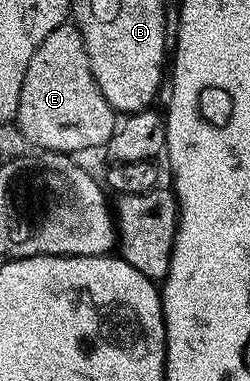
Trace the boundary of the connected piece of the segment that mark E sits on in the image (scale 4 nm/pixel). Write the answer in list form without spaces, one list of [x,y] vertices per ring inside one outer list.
[[[77,26],[56,29],[35,54],[24,82],[17,124],[23,138],[43,152],[78,154],[74,152],[105,149],[114,137],[116,113],[98,88]]]

